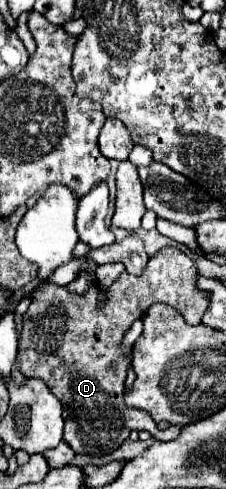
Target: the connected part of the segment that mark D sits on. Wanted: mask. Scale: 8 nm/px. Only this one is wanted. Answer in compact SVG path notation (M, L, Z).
M167 246L149 258L143 276L133 276L129 272L119 274L107 290L103 308L97 308L97 298L101 294L97 286L85 296L71 294L65 286L57 284L45 284L37 290L25 312L17 358L21 362L21 372L27 378L49 382L53 394L63 402L63 442L77 454L109 454L129 438L131 430L147 430L159 440L173 440L179 436L179 426L171 426L167 432L159 430L145 410L131 408L123 402L123 384L131 366L131 356L123 352L121 342L131 324L157 302L173 306L189 324L201 324L209 298L207 292L195 286L195 278L195 262L181 250Z

